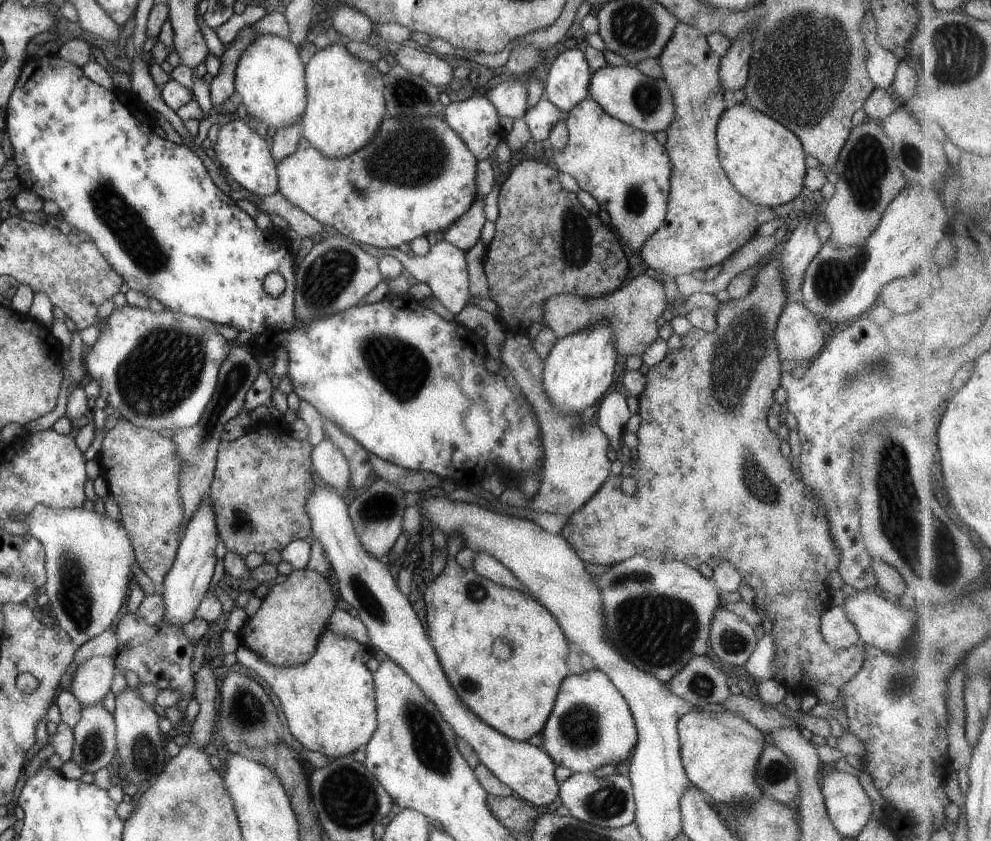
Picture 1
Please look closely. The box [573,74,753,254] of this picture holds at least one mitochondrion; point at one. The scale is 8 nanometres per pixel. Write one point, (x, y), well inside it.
(647, 99)

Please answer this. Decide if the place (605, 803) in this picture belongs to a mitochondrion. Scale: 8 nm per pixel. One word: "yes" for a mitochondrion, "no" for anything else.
yes

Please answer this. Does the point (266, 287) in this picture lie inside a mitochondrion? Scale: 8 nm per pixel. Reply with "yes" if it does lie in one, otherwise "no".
no

